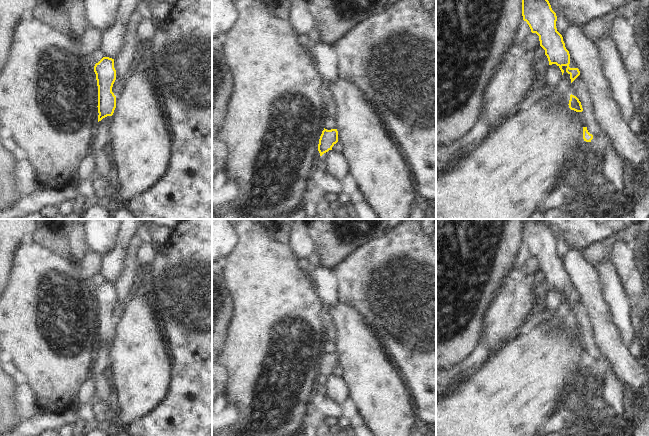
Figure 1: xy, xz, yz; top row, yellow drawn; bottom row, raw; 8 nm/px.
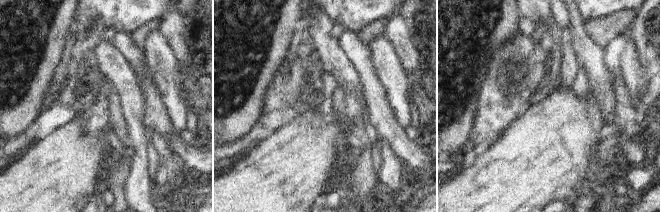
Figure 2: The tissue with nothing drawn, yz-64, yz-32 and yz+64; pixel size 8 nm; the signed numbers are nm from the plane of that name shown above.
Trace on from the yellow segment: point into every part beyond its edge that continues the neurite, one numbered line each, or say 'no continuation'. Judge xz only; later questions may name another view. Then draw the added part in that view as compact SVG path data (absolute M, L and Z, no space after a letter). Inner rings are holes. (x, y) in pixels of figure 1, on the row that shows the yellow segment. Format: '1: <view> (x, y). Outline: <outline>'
no continuation

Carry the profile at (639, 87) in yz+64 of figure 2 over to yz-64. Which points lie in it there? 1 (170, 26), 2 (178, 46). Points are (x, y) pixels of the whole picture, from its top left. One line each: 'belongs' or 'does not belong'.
1: belongs
2: belongs

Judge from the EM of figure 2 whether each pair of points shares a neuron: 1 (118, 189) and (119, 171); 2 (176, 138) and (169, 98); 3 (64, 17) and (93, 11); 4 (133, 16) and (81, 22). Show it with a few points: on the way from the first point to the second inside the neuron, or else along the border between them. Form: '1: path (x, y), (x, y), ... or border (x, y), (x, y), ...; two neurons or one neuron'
1: path (118, 185), (118, 175); one neuron
2: border (165, 105), (172, 125), (181, 133); two neurons
3: border (76, 10), (69, 34); two neurons
4: path (120, 13), (94, 13); one neuron

